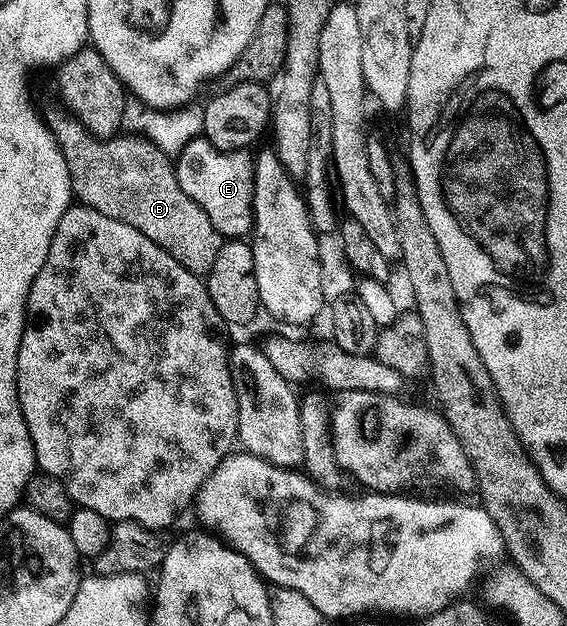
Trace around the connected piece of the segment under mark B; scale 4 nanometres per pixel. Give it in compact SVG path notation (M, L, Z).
M60 111L53 118L48 118L47 124L53 136L57 138L57 145L61 149L63 159L67 163L69 182L73 188L73 197L80 204L91 207L111 219L119 219L119 223L127 223L135 227L135 231L143 231L151 243L163 247L187 271L197 277L204 278L215 264L215 255L219 255L219 247L223 240L221 232L207 219L207 211L179 187L177 170L171 157L152 144L145 137L118 135L105 140L94 137L84 129L71 115Z

